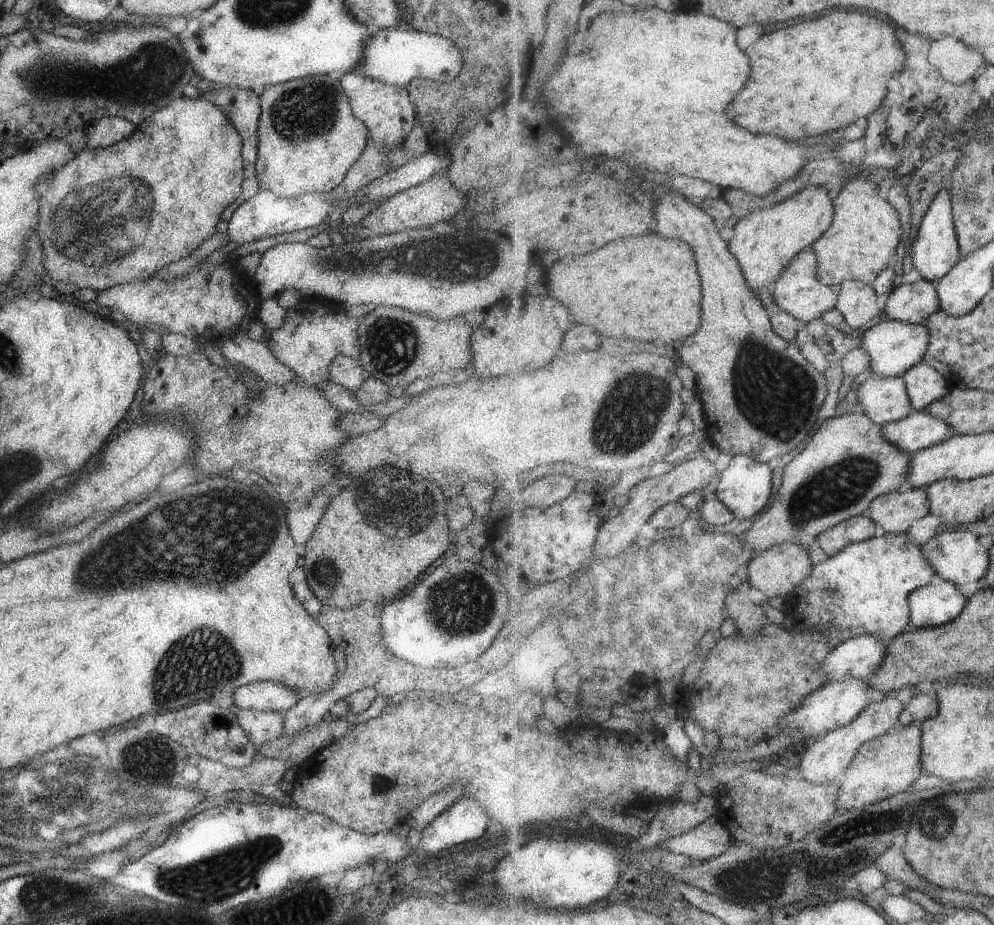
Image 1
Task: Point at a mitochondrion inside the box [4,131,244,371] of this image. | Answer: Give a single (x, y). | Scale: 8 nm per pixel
(101, 226)

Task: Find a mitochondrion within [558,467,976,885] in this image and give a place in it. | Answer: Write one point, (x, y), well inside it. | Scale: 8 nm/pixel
(881, 821)

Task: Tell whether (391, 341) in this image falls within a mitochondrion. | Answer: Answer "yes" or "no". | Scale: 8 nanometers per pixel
yes

